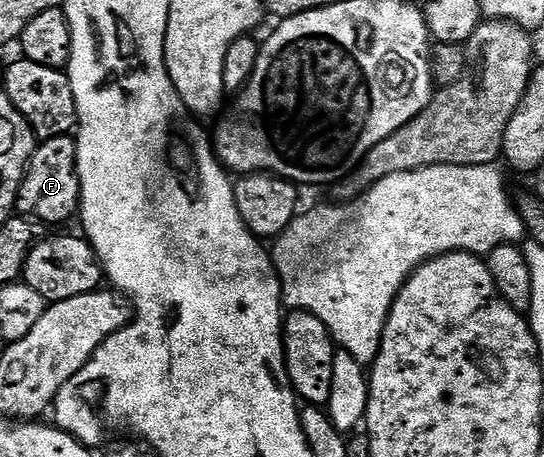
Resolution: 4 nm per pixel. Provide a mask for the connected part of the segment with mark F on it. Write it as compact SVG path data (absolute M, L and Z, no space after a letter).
M70 134L48 136L35 147L18 187L17 215L43 220L46 224L62 224L65 220L75 219L78 211L78 167L74 142L75 137Z

